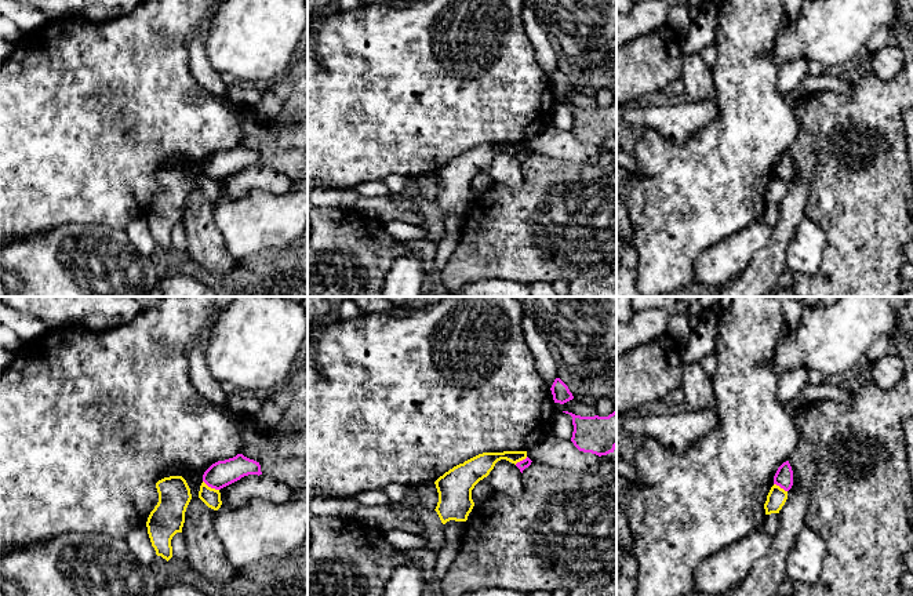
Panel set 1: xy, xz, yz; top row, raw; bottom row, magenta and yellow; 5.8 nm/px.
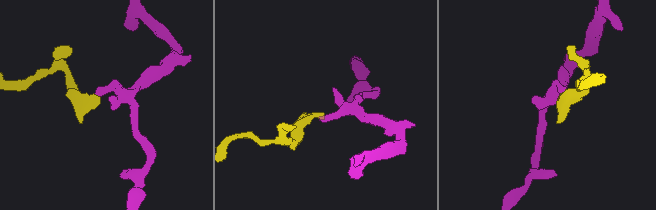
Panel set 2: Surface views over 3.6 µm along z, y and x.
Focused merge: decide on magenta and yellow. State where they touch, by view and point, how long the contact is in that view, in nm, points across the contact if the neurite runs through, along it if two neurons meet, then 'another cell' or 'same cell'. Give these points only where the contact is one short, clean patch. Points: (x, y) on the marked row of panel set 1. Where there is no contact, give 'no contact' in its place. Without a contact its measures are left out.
meets magenta in xy at (211, 487); contact 110 nm long; border along xy (203, 480), (218, 490); another cell

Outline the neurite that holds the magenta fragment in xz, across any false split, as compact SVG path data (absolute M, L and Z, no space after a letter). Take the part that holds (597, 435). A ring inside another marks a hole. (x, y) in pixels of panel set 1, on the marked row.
M616 410L608 417L581 417L568 411L563 413L572 417L571 441L579 451L599 457L614 453L616 447Z

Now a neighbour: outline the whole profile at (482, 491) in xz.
M487 479L480 480L474 488L472 490L472 499L474 502L474 505L491 498L494 494L490 483L487 481Z

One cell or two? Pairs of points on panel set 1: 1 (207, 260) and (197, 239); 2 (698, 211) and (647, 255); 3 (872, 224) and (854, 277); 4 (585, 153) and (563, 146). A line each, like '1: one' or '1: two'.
1: one
2: one
3: one
4: one

